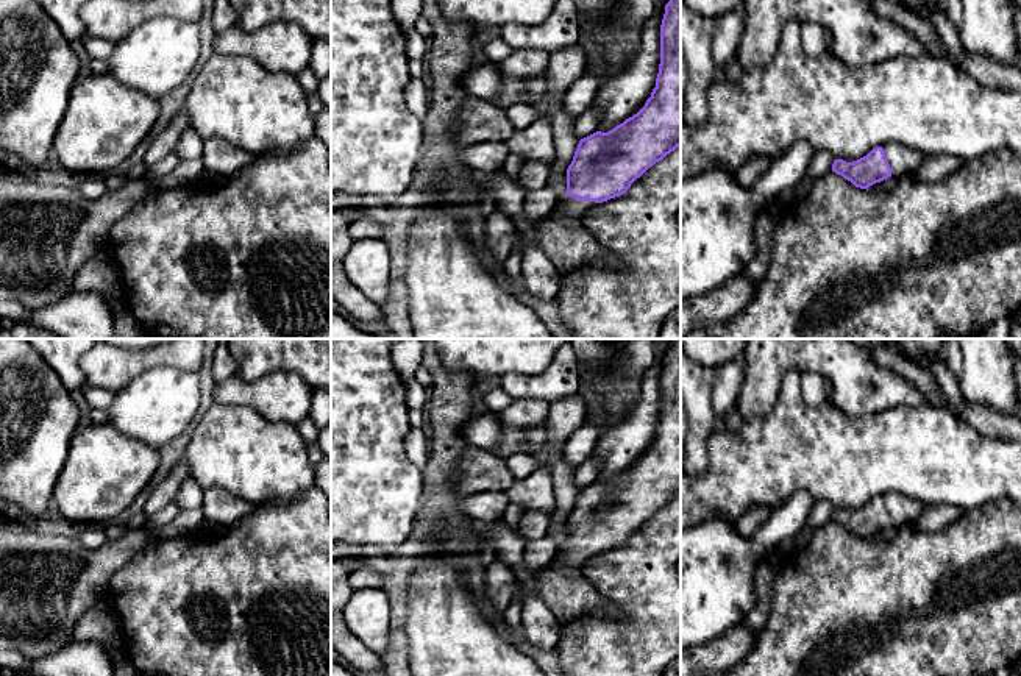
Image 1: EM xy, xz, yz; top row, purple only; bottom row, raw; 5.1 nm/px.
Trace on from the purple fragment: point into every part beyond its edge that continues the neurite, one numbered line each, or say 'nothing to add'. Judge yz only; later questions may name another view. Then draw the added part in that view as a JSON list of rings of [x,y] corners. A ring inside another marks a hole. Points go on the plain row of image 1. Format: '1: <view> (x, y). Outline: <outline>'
1: yz (903, 509). Outline: [[[887,493],[882,498],[891,517],[891,525],[896,528],[907,523],[915,523],[921,517],[923,511],[929,506],[924,501],[902,493]]]

